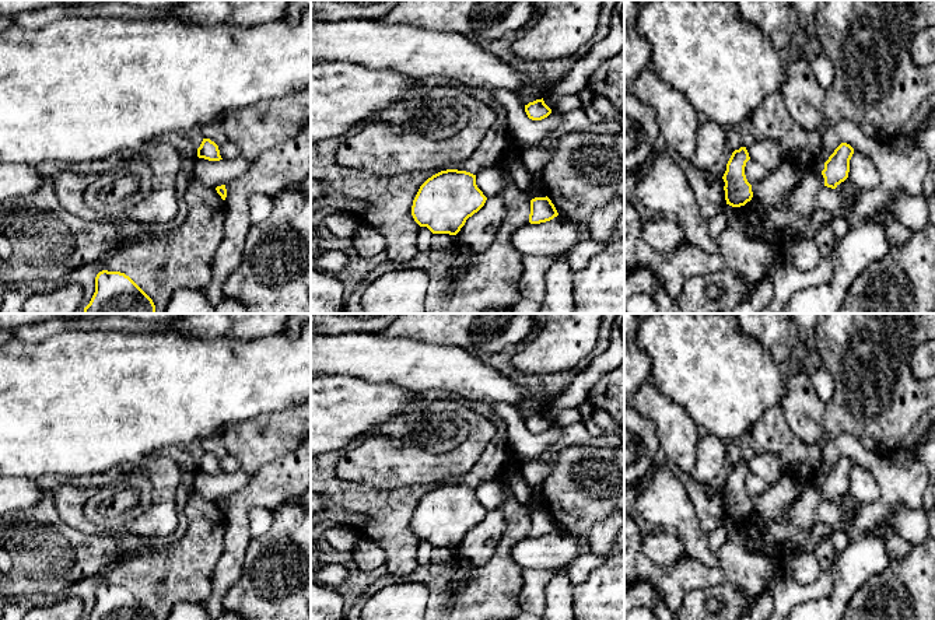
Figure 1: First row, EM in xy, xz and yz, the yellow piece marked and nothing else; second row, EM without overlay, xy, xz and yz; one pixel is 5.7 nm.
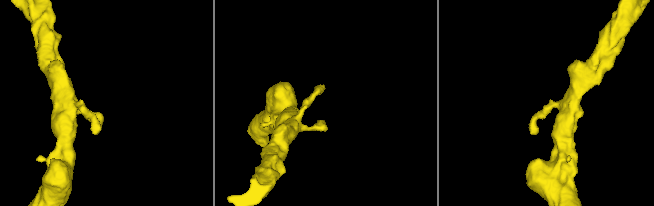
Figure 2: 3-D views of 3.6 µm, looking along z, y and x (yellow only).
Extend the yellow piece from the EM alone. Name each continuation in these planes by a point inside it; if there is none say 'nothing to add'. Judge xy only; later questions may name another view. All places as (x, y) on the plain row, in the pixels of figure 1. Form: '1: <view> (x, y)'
nothing to add

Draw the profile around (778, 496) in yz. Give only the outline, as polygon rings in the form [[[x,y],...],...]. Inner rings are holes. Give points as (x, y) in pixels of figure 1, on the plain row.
[[[782,476],[770,484],[763,494],[752,498],[753,511],[767,522],[773,521],[796,500],[799,491],[801,484],[789,476]]]

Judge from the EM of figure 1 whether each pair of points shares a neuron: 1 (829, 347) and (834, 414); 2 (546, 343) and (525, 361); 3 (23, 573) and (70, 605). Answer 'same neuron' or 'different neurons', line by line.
1: same neuron
2: same neuron
3: different neurons

